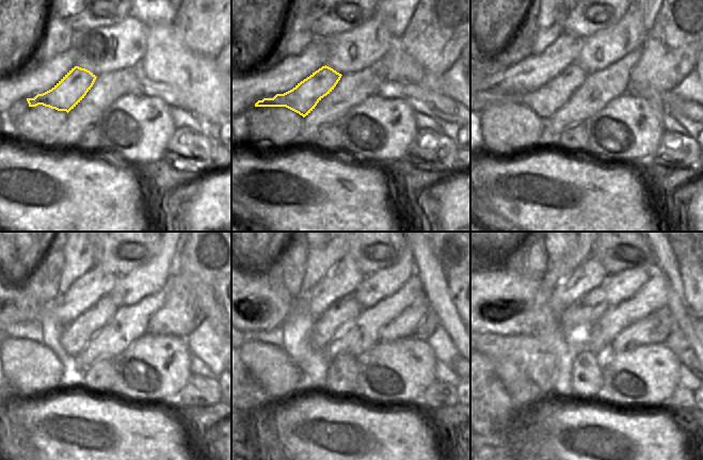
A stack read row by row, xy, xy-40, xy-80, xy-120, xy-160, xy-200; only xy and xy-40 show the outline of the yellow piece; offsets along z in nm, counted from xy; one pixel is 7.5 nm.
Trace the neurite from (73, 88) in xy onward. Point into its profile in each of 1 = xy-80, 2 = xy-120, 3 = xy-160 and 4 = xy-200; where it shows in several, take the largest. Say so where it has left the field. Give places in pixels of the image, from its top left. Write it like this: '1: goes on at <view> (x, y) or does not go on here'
1: goes on at xy-80 (545, 100)
2: goes on at xy-120 (76, 335)
3: goes on at xy-160 (341, 313)
4: goes on at xy-200 (574, 321)

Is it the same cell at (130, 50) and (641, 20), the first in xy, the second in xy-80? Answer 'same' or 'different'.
same

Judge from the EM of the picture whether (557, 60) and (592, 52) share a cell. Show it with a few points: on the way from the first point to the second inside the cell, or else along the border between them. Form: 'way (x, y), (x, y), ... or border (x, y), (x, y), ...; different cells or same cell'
border (586, 38), (579, 56), (573, 62); different cells

